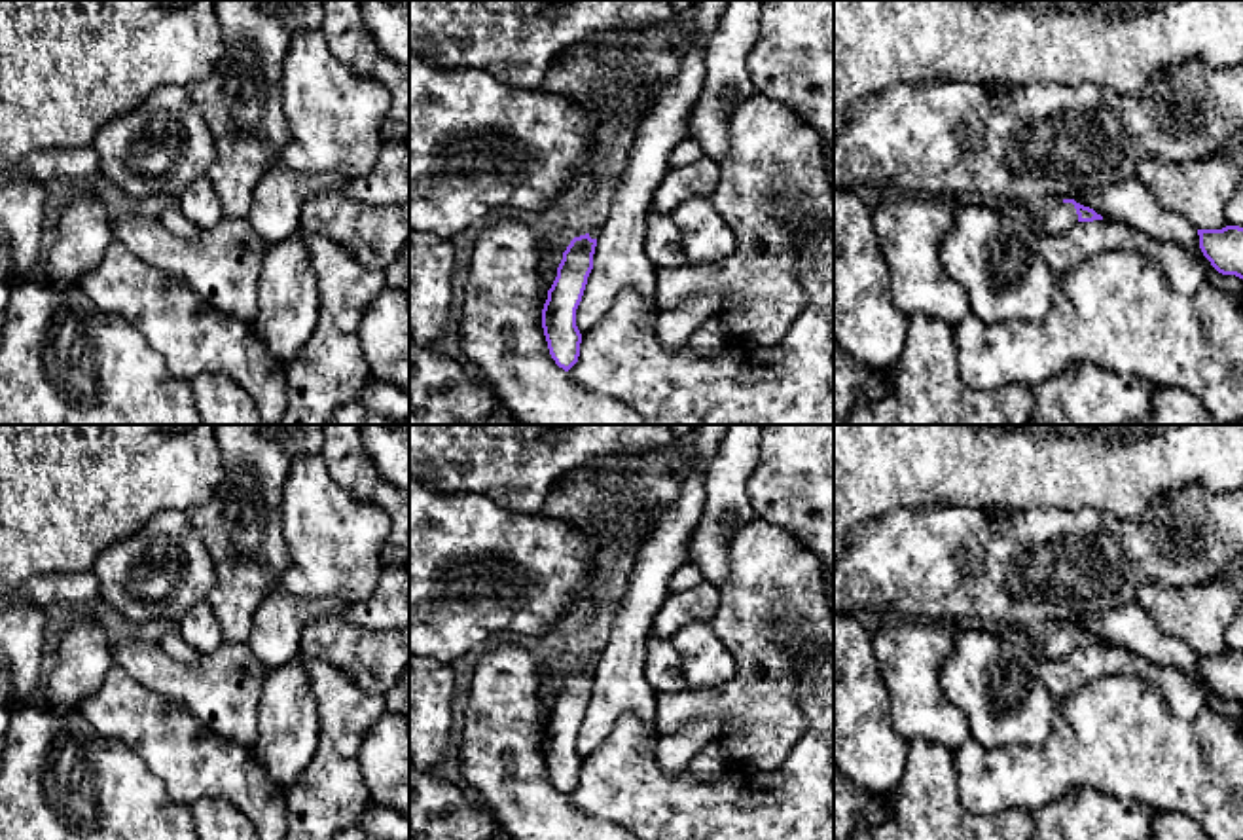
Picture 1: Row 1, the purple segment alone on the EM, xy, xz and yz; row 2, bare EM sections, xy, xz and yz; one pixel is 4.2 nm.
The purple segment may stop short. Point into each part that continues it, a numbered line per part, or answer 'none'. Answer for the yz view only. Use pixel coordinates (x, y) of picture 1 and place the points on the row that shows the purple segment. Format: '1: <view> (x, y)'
1: yz (1065, 217)

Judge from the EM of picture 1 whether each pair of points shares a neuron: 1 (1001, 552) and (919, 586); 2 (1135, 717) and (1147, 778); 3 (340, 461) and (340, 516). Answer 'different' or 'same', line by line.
1: same
2: same
3: different

